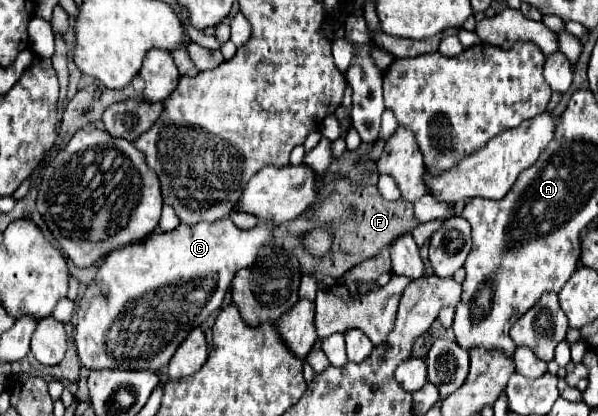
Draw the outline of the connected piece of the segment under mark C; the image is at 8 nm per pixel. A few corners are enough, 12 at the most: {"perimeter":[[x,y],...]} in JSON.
{"perimeter":[[180,224],[78,302],[90,370],[160,370],[274,226]]}

